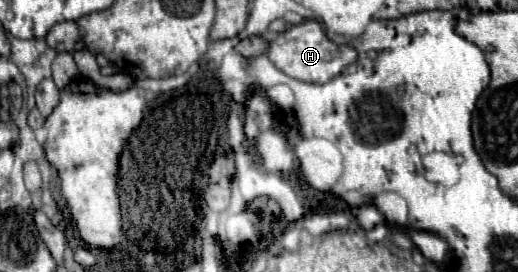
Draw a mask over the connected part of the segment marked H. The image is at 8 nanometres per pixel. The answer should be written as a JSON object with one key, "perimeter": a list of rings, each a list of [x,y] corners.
{"perimeter":[[[310,19],[310,21],[292,25],[290,29],[282,31],[270,43],[268,57],[280,71],[284,71],[286,75],[290,75],[294,79],[308,81],[308,83],[328,83],[336,75],[340,75],[350,63],[354,63],[358,59],[358,53],[350,45],[336,45],[334,41],[330,41],[326,37],[322,25],[314,19]]]}

